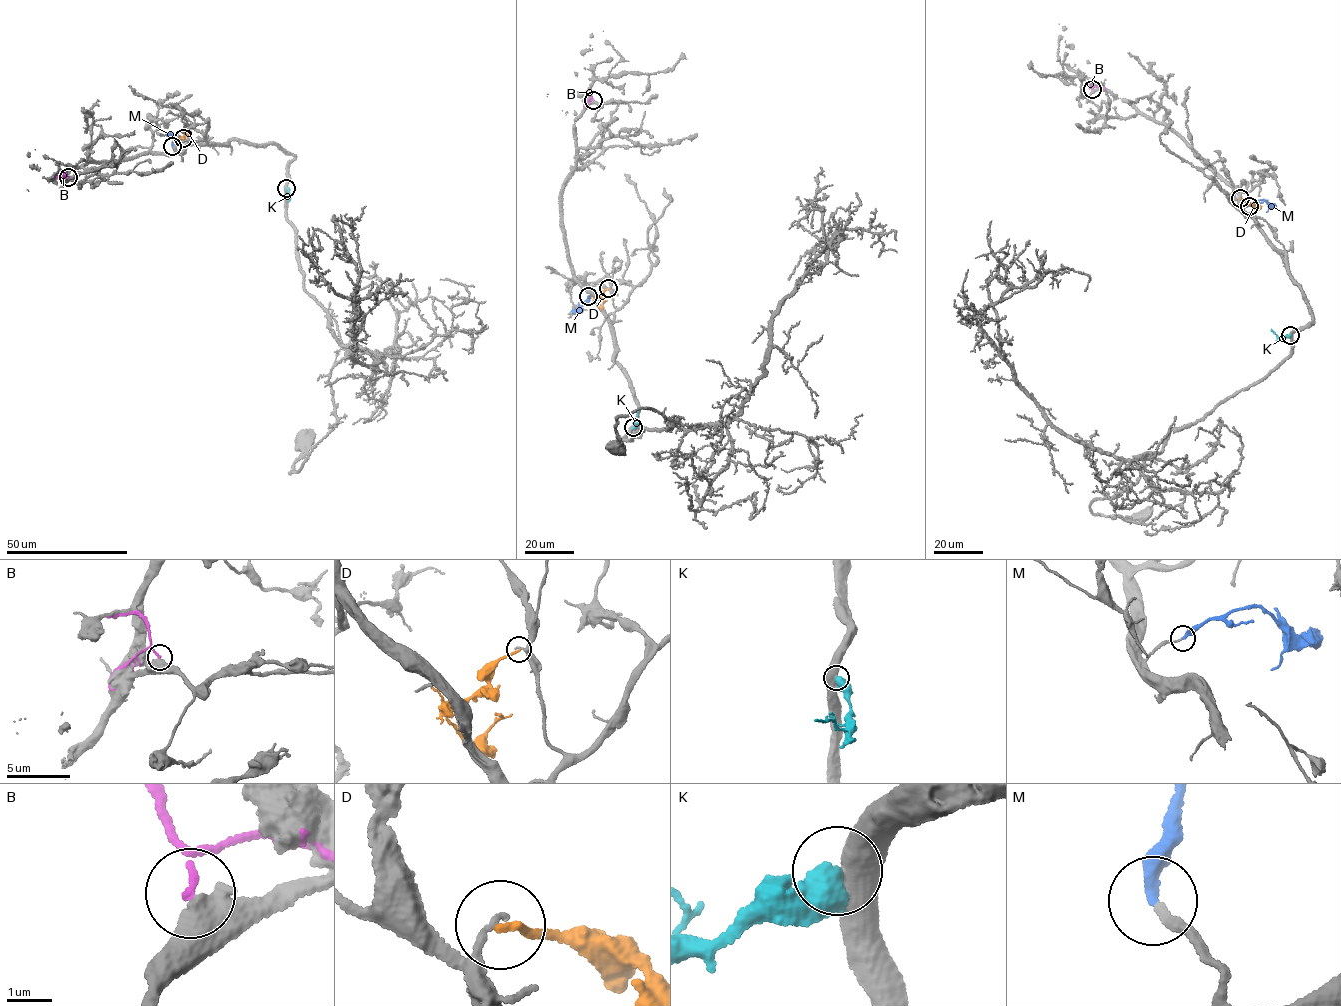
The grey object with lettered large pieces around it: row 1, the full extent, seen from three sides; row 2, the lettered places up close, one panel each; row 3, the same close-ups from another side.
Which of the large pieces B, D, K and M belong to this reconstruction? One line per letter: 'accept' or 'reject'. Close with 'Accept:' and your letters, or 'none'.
B: reject
D: reject
K: reject
M: accept
Accept: M

